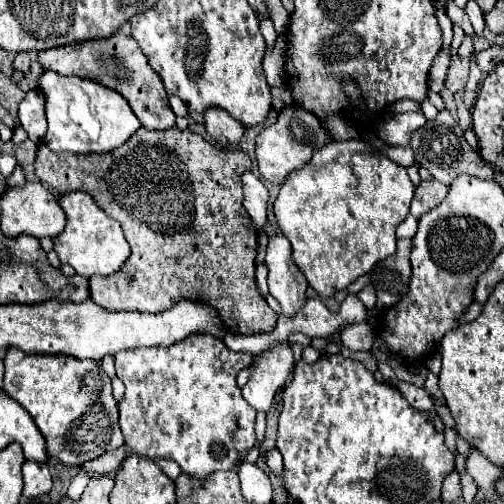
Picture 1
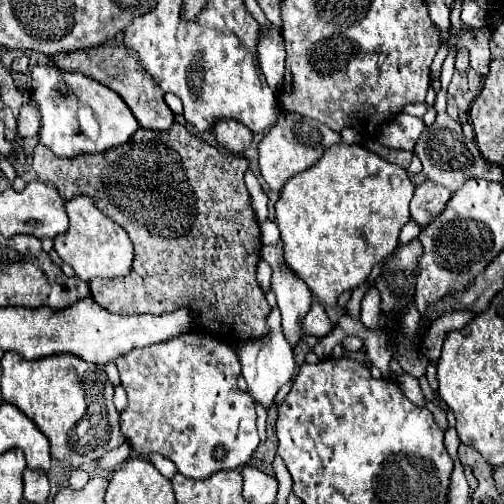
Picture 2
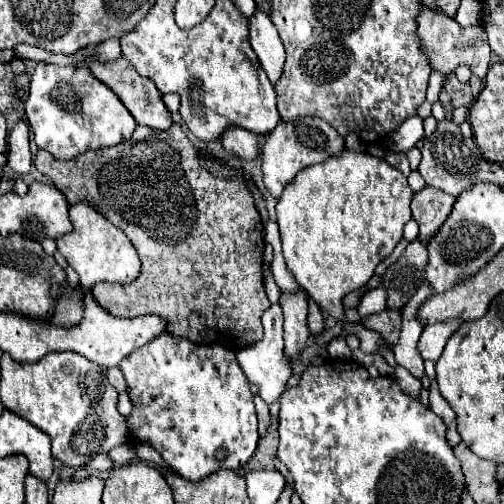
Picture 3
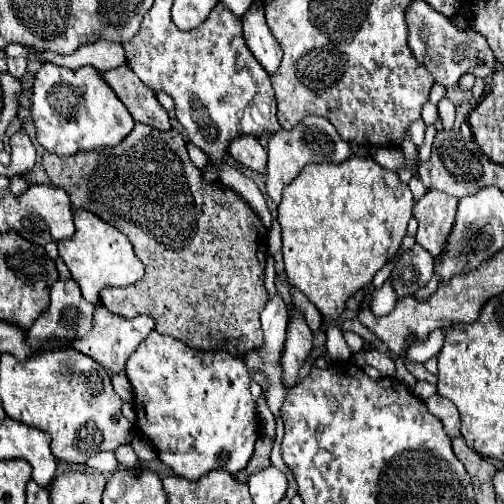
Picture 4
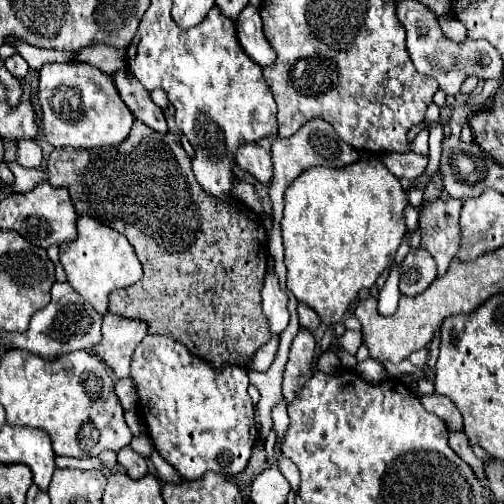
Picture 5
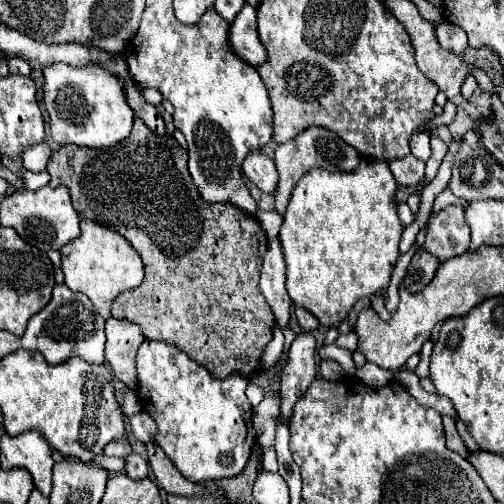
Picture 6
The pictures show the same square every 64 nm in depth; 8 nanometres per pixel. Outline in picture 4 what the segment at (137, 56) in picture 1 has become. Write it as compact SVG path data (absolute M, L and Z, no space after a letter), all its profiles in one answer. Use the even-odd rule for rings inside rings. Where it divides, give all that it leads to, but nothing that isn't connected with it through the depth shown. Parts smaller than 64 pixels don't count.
M124 64L114 70L102 72L102 78L110 84L116 96L124 102L136 122L154 126L158 130L170 130L166 110L154 98L154 90L144 86L138 76Z

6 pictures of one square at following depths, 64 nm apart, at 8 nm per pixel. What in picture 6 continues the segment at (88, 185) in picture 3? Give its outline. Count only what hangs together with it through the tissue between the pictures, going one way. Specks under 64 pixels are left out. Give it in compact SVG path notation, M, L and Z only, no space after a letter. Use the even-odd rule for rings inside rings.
M136 116L134 118L134 128L130 132L130 136L122 142L118 142L114 148L108 150L94 150L94 148L84 148L84 146L76 146L76 144L66 144L60 150L56 150L48 162L48 174L50 174L50 184L52 188L58 188L60 184L66 184L66 188L70 190L72 196L72 204L76 208L76 212L80 214L80 218L98 222L102 226L108 226L110 230L116 230L118 234L122 234L132 246L134 250L142 256L144 260L144 282L140 284L140 288L134 288L132 292L124 292L116 298L116 304L112 304L112 316L114 318L124 318L130 320L134 324L138 324L144 332L146 340L158 340L158 342L166 342L166 344L174 344L180 352L188 354L194 362L206 366L206 370L214 376L214 378L228 378L230 374L242 374L248 380L256 374L262 372L262 352L266 348L266 344L272 340L272 330L274 330L274 314L272 308L268 306L266 298L262 296L260 288L258 288L258 280L260 280L260 264L262 264L262 252L266 252L268 248L268 238L264 234L264 230L260 228L258 220L254 216L248 216L244 212L238 212L236 206L232 204L206 204L200 202L200 196L196 192L196 186L192 184L192 176L188 172L188 154L182 146L178 146L178 142L172 136L158 136L154 132L148 130L148 126Z

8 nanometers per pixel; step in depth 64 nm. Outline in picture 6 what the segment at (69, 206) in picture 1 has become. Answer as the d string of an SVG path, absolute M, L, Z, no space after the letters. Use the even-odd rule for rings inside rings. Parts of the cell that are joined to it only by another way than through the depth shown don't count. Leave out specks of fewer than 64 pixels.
M90 220L80 222L82 234L68 242L62 252L62 272L66 276L66 286L72 288L72 292L86 294L98 314L108 320L112 316L110 308L118 294L126 290L134 290L144 280L144 264L140 254L128 244L124 236L120 236L114 230L108 230L106 226L100 226Z

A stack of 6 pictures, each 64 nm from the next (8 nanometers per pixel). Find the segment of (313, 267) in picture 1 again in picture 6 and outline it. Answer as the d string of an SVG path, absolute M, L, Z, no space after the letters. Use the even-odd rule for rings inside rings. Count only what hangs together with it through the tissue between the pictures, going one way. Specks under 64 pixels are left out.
M364 158L360 166L348 174L332 174L328 170L316 168L308 172L292 190L292 198L284 214L284 224L280 228L282 252L288 266L286 290L294 306L306 308L320 320L322 326L338 326L342 320L346 320L348 312L358 300L372 298L374 294L386 294L392 270L400 254L398 242L402 236L402 224L394 210L394 192L396 182L388 162L372 158Z

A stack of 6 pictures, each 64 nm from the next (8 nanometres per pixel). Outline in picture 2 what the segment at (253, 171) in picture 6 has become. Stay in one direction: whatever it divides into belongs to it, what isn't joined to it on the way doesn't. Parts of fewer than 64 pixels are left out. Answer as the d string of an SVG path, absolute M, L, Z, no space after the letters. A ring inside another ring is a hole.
M222 120L220 124L216 124L214 136L222 148L226 148L232 154L240 154L240 156L252 144L252 132L240 126L238 122L230 122L230 120Z

